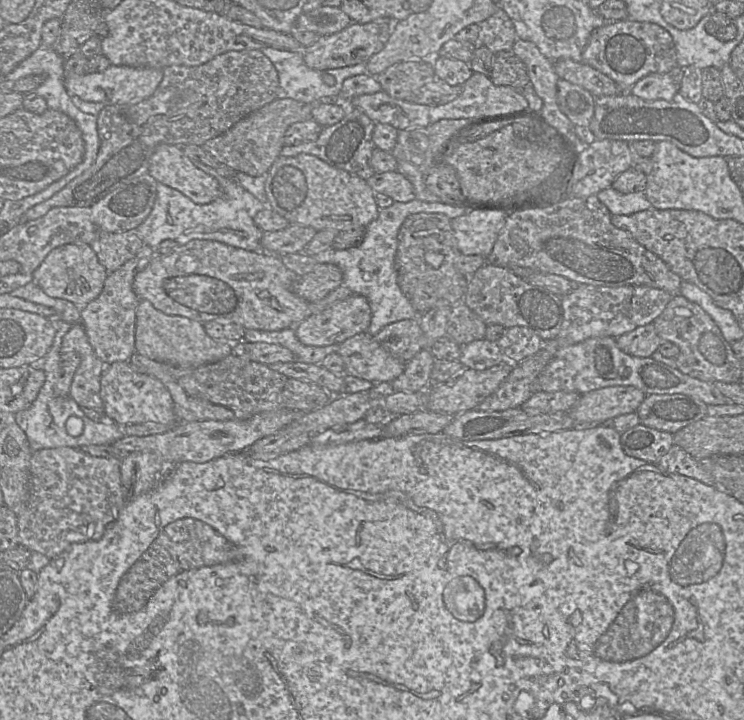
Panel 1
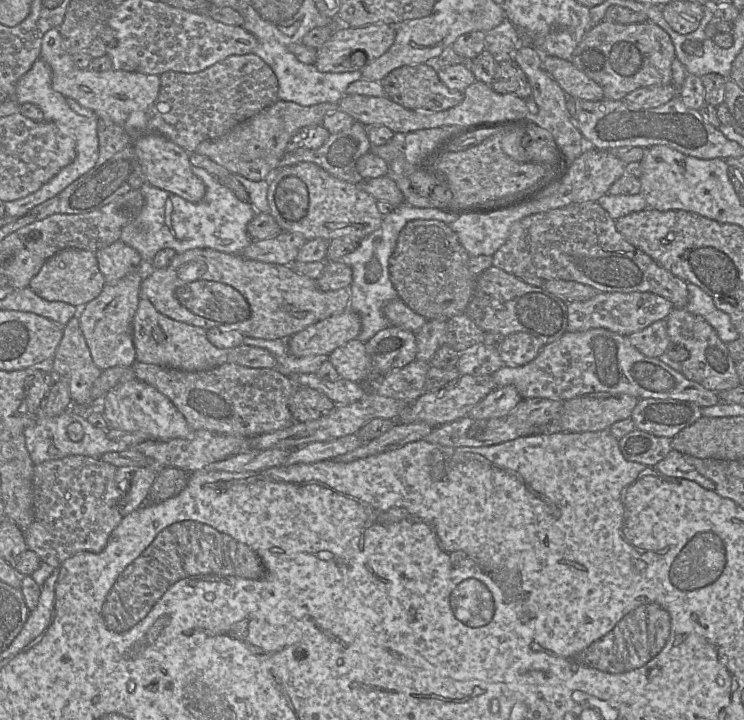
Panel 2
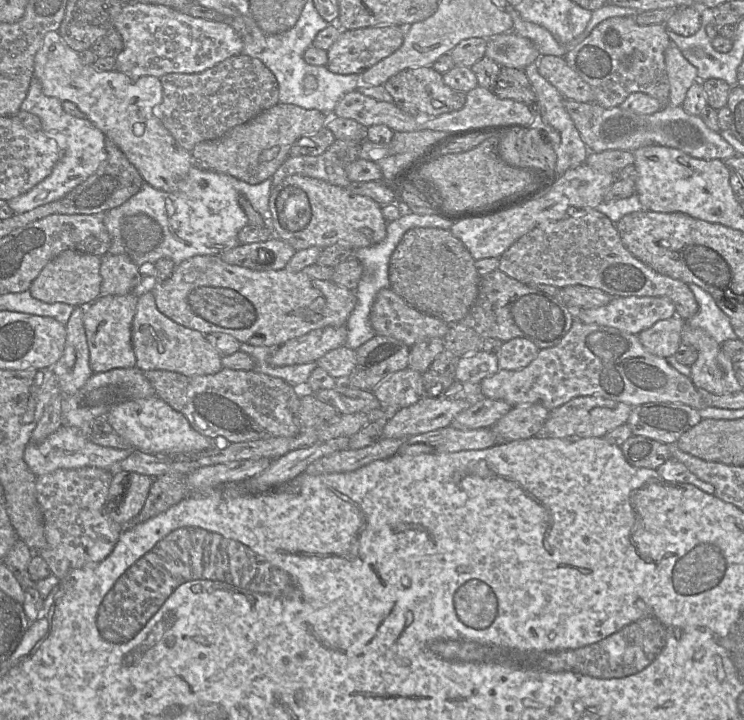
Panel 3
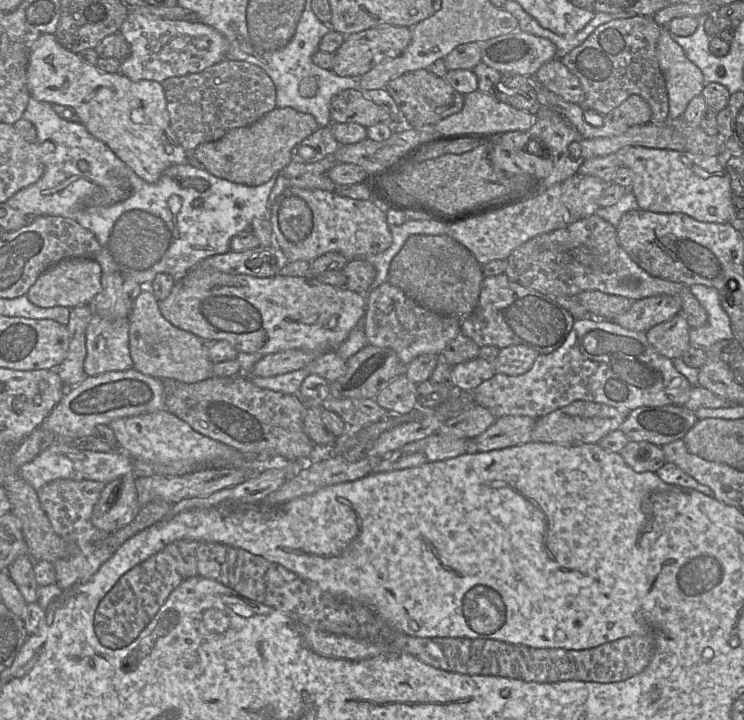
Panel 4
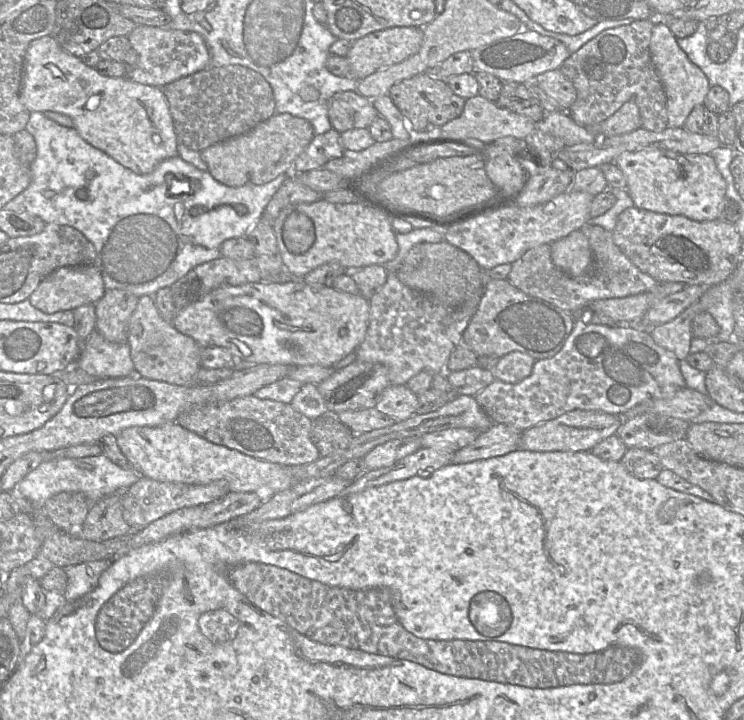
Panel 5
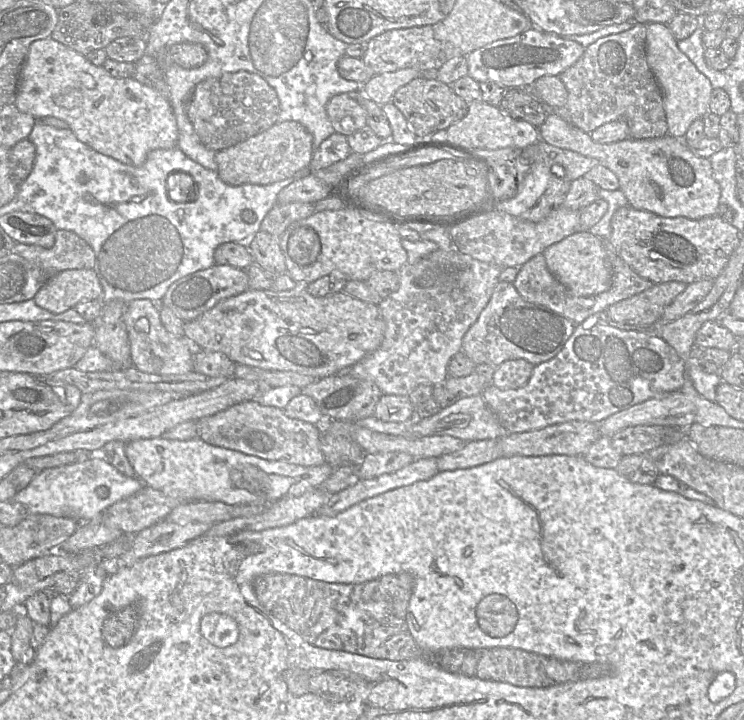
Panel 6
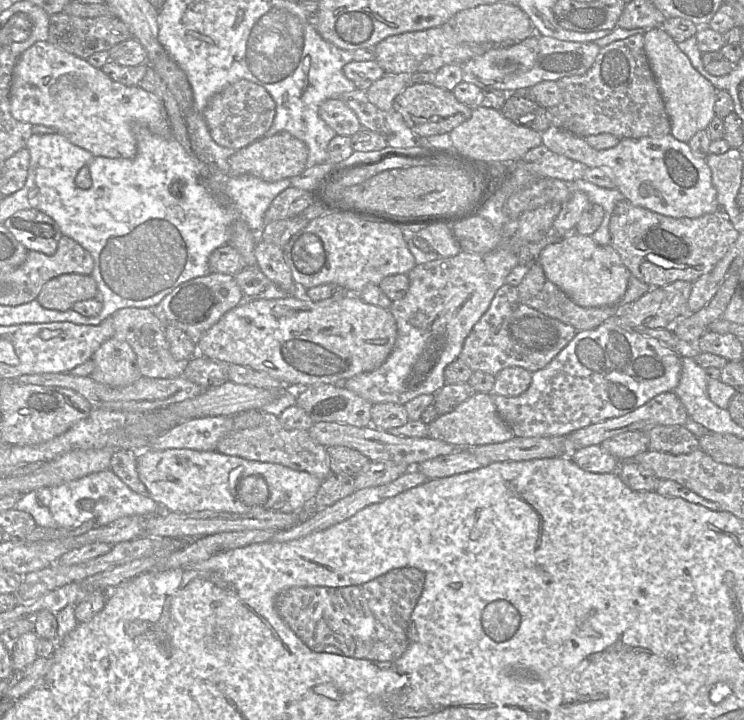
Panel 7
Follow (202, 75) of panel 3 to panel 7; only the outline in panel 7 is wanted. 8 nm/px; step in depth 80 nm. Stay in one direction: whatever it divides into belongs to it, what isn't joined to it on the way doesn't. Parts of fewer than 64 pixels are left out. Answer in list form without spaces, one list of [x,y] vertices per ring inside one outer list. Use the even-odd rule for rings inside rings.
[[[240,79],[213,95],[202,116],[210,136],[218,145],[238,150],[265,136],[275,117],[275,109],[275,102],[264,87]]]

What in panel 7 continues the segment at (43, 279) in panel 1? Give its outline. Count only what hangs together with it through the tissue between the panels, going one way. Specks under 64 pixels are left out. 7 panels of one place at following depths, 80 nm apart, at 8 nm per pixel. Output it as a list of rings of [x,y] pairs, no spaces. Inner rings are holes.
[[[63,274],[48,281],[36,300],[46,309],[66,311],[76,302],[98,297],[98,287],[91,275]]]

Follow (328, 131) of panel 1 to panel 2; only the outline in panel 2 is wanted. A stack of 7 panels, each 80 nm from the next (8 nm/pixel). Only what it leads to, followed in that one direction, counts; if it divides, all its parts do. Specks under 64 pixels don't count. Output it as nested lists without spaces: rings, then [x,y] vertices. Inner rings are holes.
[[[355,121],[349,128],[330,134],[327,141],[318,149],[299,148],[294,151],[286,151],[278,163],[278,169],[301,162],[311,162],[340,180],[357,184],[363,178],[356,170],[356,161],[361,156],[370,152],[371,147],[372,145],[367,136],[367,127]]]

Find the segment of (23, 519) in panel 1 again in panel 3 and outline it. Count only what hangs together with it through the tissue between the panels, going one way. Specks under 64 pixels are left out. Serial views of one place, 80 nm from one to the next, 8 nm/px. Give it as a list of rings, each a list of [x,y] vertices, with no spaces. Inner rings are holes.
[[[97,467],[57,469],[36,477],[37,500],[44,516],[47,546],[39,555],[59,580],[70,571],[107,558],[115,548],[124,525],[103,513],[114,470]]]

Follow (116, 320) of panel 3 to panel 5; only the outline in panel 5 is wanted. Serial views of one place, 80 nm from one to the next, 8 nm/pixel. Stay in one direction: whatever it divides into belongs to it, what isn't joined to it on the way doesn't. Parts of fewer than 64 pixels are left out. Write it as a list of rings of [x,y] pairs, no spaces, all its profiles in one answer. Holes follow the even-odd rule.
[[[96,329],[84,343],[76,367],[96,378],[126,377],[135,371],[128,343],[110,342]]]

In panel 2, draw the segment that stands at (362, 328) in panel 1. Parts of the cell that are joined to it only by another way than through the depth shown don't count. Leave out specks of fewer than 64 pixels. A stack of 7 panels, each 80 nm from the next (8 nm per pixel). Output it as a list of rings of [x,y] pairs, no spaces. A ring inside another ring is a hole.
[[[349,308],[309,325],[288,339],[288,351],[296,357],[329,355],[336,348],[357,338],[360,316]]]

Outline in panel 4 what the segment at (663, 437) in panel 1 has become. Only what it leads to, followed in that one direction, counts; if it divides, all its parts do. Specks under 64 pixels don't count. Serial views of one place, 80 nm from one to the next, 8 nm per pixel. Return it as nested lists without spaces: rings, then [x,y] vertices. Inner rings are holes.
[[[629,441],[619,453],[636,472],[656,472],[667,462],[662,447],[647,441]]]

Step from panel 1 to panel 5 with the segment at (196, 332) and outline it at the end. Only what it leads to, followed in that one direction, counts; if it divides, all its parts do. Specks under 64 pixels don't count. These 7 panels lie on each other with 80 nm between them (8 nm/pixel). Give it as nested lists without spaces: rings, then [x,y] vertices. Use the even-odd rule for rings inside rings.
[[[144,295],[138,298],[129,321],[127,337],[134,372],[138,375],[179,386],[198,385],[200,346],[193,338],[179,332],[172,323],[161,317],[153,296]]]

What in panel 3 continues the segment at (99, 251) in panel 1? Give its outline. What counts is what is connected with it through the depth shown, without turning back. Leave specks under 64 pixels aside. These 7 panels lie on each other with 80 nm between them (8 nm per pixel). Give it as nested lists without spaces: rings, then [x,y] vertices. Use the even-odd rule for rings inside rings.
[[[110,253],[101,257],[100,296],[120,296],[136,293],[142,281],[139,267],[124,255]]]

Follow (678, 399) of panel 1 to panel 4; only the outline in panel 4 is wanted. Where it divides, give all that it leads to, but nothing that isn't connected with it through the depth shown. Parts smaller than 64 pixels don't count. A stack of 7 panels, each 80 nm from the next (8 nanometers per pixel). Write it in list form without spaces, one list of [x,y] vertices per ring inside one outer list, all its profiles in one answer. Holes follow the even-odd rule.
[[[683,405],[642,406],[626,414],[619,429],[629,441],[647,441],[658,446],[683,439],[698,421]]]

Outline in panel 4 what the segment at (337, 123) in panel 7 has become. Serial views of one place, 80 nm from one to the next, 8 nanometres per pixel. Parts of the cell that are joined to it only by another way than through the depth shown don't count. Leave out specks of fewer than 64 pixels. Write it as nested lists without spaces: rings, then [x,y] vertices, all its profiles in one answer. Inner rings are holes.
[[[346,89],[330,100],[331,121],[336,123],[357,123],[365,128],[379,122],[392,124],[392,117],[386,107],[375,104],[361,89]]]

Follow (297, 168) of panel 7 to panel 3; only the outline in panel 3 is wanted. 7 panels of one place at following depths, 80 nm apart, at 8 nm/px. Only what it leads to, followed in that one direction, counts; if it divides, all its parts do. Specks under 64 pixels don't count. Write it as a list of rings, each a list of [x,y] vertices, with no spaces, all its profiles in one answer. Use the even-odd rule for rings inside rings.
[[[277,103],[250,121],[232,128],[223,137],[199,142],[191,153],[212,171],[230,175],[249,184],[259,184],[272,177],[289,156],[291,146],[299,137],[316,133],[330,117],[317,109]]]

